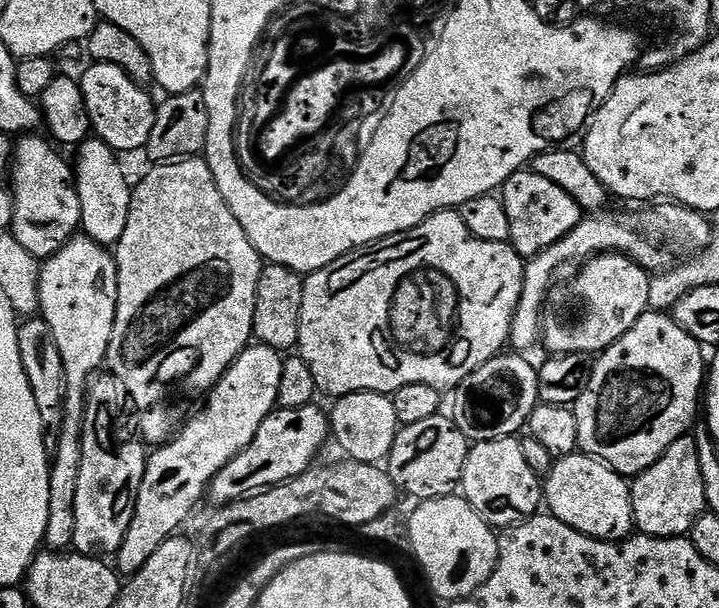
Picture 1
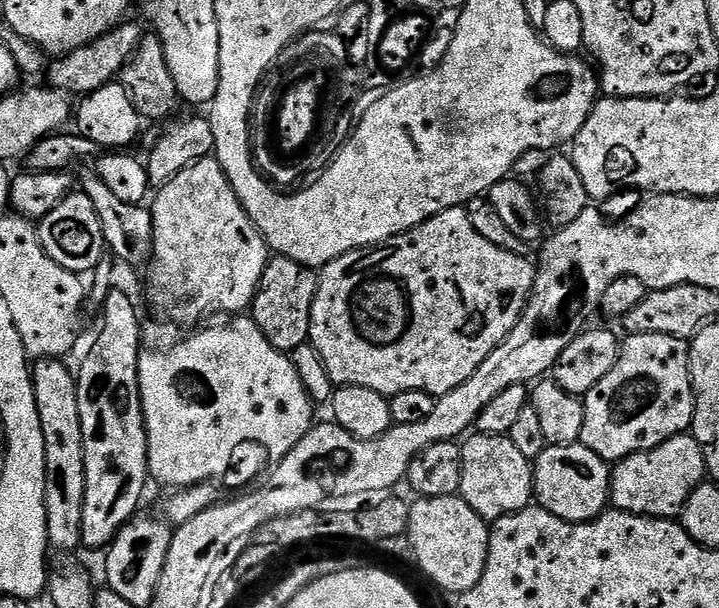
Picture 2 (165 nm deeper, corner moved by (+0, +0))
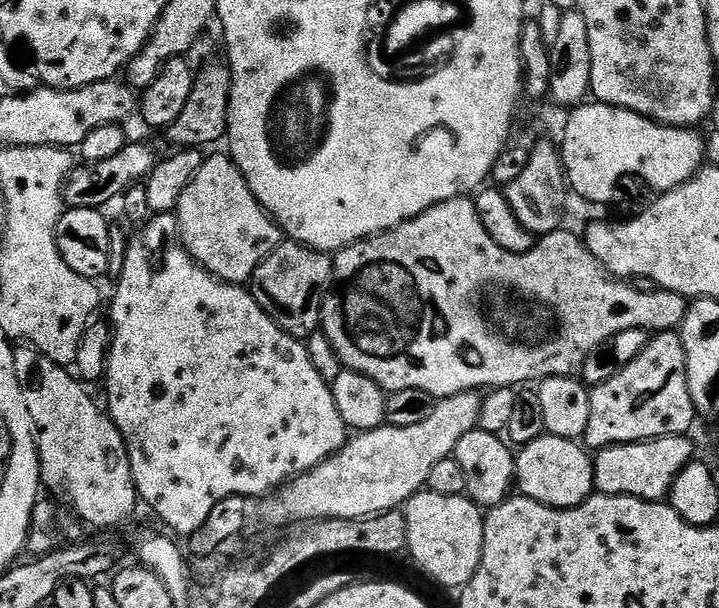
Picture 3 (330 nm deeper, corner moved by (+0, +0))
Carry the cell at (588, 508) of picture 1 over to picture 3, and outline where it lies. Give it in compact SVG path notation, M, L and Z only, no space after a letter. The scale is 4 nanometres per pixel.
M547 434L539 436L515 453L515 483L519 491L531 500L548 504L552 508L577 508L583 500L593 495L596 487L592 469L593 457L587 454L589 455L577 441Z

